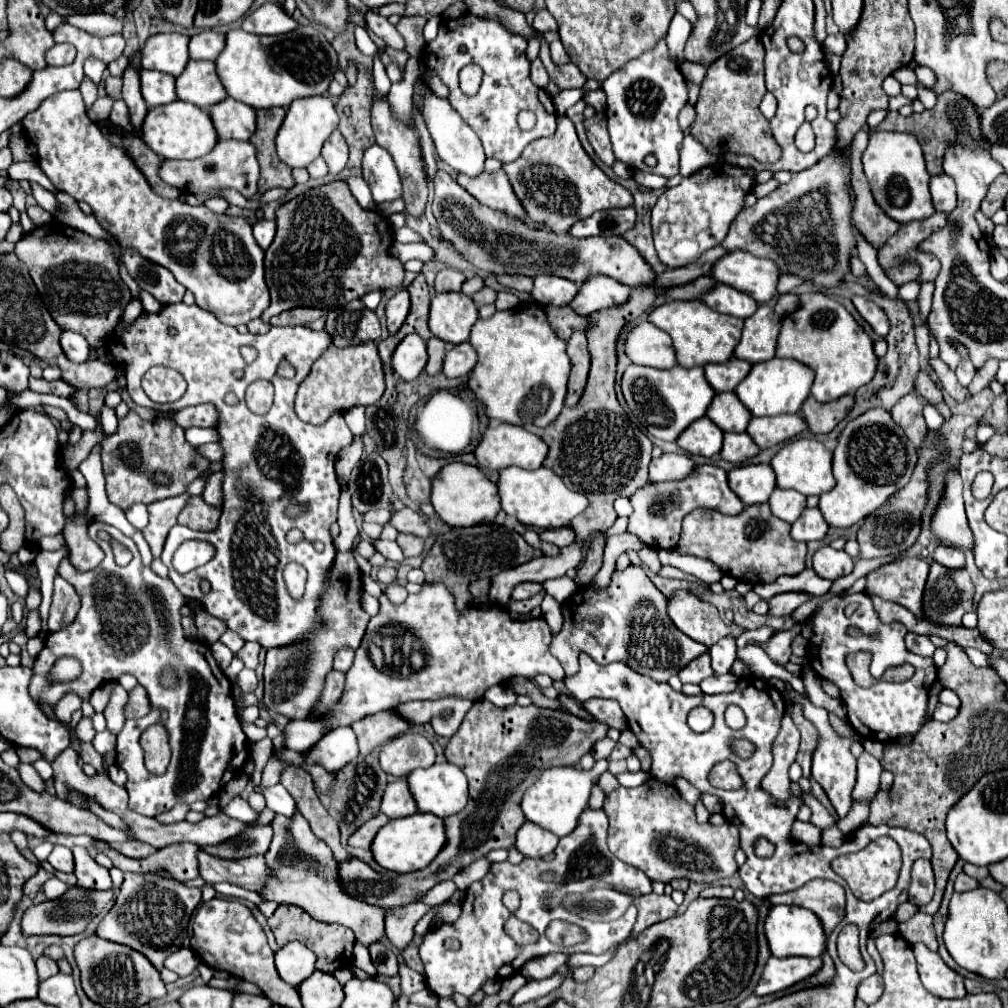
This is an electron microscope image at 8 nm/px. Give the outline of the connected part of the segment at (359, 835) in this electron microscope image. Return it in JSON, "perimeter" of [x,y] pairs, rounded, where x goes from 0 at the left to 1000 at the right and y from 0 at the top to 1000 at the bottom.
{"perimeter":[[[373,809],[365,818],[359,818],[359,820],[345,832],[345,838],[365,842],[365,840],[369,838],[369,832],[371,832],[373,826],[377,824],[377,820],[381,820],[383,816],[385,816],[385,811],[383,811],[383,809]]]}

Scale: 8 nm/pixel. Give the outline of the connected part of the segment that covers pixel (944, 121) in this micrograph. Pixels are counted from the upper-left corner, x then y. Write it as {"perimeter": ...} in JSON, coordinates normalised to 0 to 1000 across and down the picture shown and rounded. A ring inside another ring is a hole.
{"perimeter":[[[946,90],[933,92],[927,108],[921,108],[917,112],[907,112],[903,116],[895,116],[895,114],[891,114],[891,110],[881,110],[879,118],[871,124],[871,128],[875,128],[875,130],[899,130],[899,132],[909,134],[915,148],[917,148],[919,166],[921,166],[923,174],[937,172],[937,168],[935,168],[937,150],[942,144],[946,144],[948,140],[952,140],[954,146],[960,146],[960,148],[982,148],[984,146],[984,142],[976,136],[976,132],[972,128],[972,114],[968,112],[968,104],[962,98],[958,98]]]}

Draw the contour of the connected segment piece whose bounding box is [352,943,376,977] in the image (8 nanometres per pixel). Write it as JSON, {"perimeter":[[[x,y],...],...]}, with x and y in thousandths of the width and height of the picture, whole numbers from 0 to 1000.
{"perimeter":[[[357,936],[351,938],[351,953],[349,955],[351,955],[351,959],[355,959],[355,961],[363,963],[365,967],[373,969],[373,961],[371,961],[371,957],[367,953],[367,945],[365,945],[365,941],[361,938],[357,938]]]}

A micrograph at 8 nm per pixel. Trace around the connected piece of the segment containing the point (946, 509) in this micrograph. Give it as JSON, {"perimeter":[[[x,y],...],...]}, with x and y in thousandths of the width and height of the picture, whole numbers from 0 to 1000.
{"perimeter":[[[940,469],[938,489],[927,509],[925,527],[938,541],[946,541],[946,543],[956,541],[956,543],[964,545],[964,527],[960,525],[960,517],[958,517],[958,509],[956,509],[954,477],[952,477],[950,469]]]}

